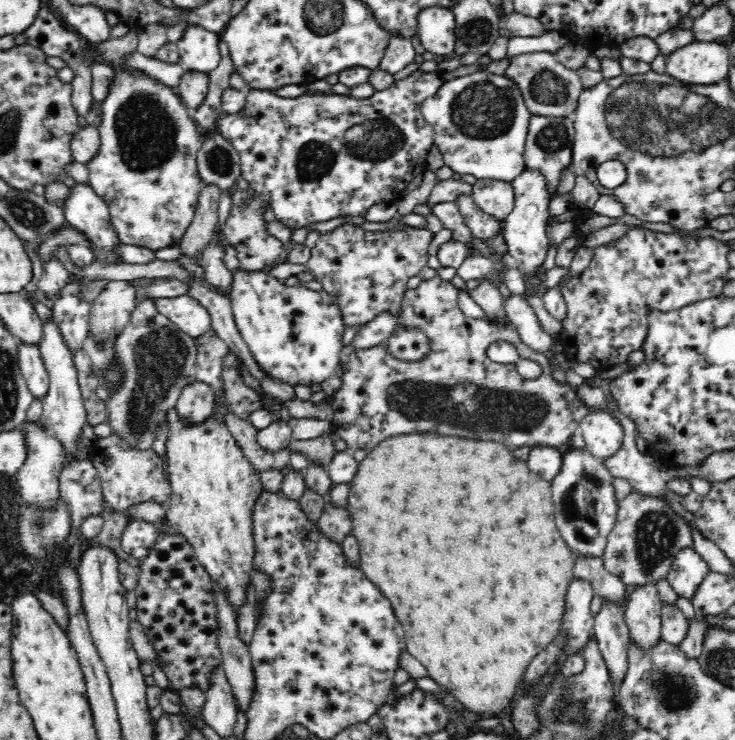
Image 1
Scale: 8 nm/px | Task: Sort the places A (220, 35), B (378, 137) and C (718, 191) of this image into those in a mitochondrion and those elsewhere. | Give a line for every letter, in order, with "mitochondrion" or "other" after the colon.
A: other
B: mitochondrion
C: other

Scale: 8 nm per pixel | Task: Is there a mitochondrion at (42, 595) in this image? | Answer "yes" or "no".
no

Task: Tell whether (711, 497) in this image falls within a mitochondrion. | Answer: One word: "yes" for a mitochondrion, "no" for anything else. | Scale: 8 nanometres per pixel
no

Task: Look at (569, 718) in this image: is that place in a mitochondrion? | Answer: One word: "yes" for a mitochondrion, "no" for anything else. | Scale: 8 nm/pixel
yes

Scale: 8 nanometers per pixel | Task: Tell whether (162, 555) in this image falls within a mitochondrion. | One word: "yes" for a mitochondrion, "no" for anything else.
no

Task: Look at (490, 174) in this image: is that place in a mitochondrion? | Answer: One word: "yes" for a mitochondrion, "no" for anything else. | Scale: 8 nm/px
no

